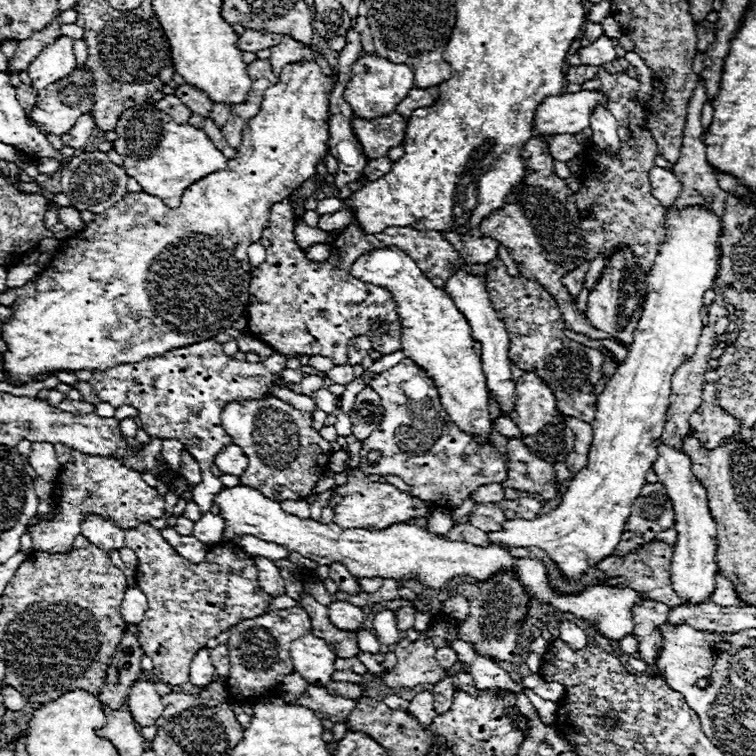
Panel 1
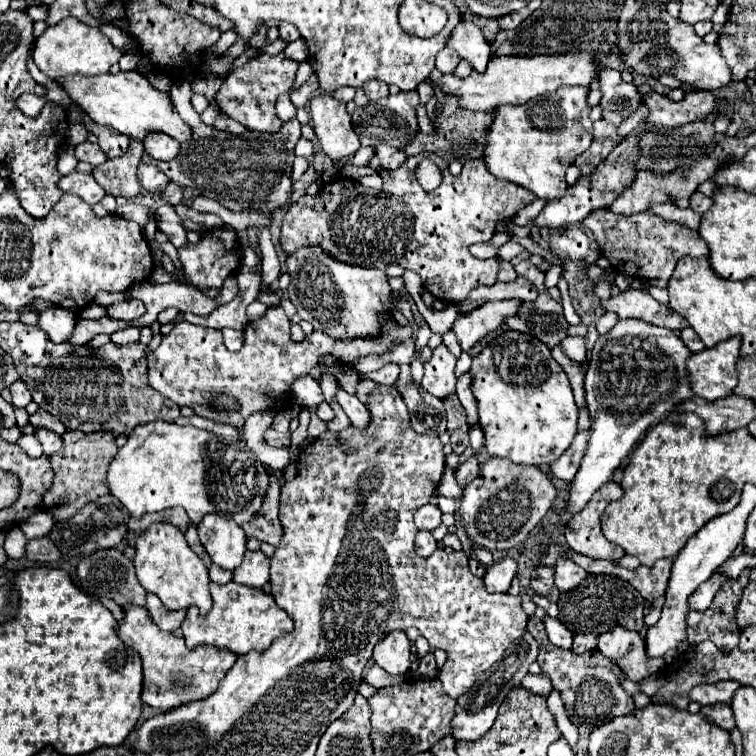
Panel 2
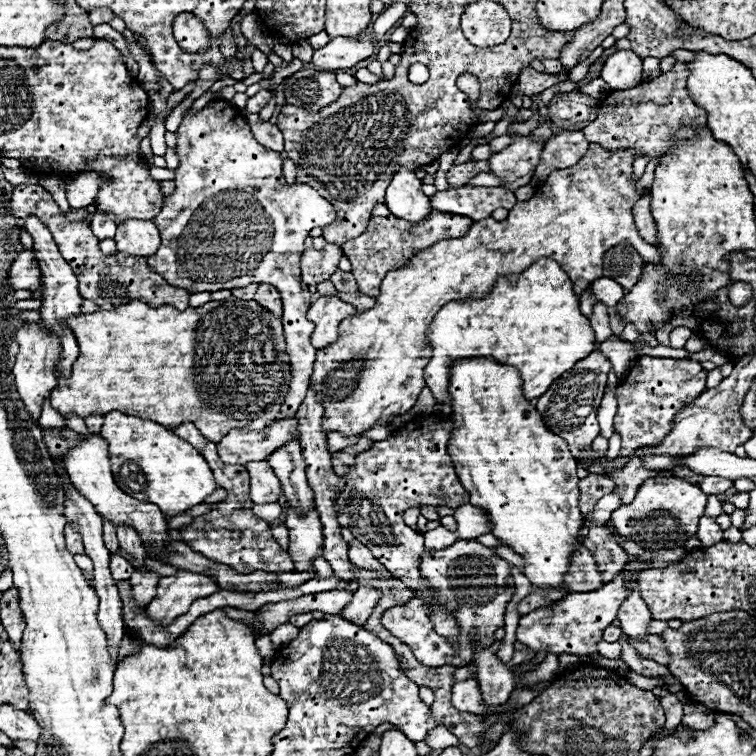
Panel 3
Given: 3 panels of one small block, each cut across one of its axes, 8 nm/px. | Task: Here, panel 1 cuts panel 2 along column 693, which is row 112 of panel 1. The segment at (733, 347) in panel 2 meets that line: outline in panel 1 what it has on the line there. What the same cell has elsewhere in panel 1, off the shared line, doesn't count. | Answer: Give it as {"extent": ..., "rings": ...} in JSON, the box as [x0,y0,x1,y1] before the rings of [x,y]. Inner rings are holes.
{"extent":[344,54,414,118],"rings":[[[376,54],[360,56],[352,64],[350,70],[352,70],[352,76],[350,76],[350,82],[346,84],[344,98],[348,100],[348,104],[352,106],[356,116],[372,118],[372,116],[382,116],[382,114],[394,112],[396,106],[400,104],[400,100],[404,100],[404,96],[408,96],[410,88],[414,88],[414,72],[406,64],[394,64]]]}

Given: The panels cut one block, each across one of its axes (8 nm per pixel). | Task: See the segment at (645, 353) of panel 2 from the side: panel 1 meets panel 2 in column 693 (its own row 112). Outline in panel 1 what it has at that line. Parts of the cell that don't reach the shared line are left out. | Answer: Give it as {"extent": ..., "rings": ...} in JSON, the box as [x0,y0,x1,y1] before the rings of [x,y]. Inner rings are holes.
{"extent":[352,112,406,158],"rings":[[[398,112],[378,116],[374,120],[358,118],[352,114],[352,132],[368,158],[386,156],[390,148],[400,146],[406,132],[406,118]]]}

